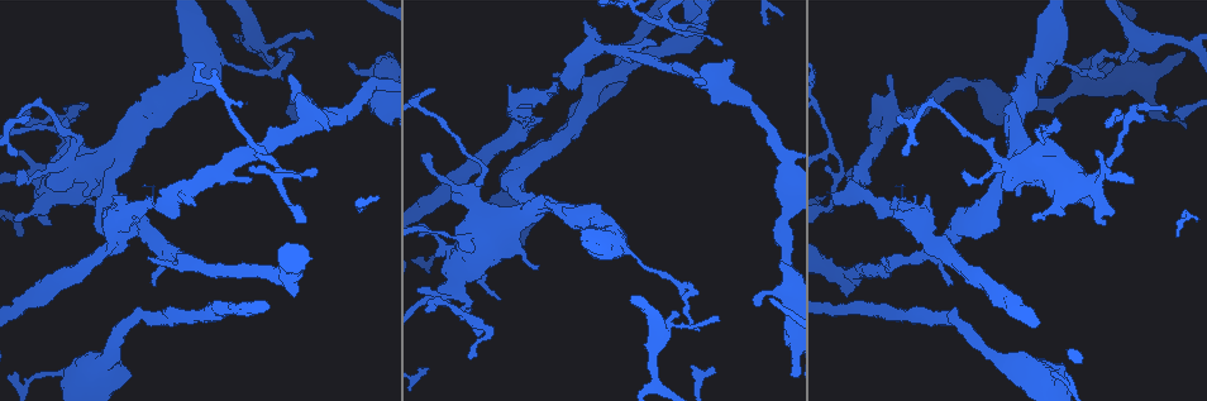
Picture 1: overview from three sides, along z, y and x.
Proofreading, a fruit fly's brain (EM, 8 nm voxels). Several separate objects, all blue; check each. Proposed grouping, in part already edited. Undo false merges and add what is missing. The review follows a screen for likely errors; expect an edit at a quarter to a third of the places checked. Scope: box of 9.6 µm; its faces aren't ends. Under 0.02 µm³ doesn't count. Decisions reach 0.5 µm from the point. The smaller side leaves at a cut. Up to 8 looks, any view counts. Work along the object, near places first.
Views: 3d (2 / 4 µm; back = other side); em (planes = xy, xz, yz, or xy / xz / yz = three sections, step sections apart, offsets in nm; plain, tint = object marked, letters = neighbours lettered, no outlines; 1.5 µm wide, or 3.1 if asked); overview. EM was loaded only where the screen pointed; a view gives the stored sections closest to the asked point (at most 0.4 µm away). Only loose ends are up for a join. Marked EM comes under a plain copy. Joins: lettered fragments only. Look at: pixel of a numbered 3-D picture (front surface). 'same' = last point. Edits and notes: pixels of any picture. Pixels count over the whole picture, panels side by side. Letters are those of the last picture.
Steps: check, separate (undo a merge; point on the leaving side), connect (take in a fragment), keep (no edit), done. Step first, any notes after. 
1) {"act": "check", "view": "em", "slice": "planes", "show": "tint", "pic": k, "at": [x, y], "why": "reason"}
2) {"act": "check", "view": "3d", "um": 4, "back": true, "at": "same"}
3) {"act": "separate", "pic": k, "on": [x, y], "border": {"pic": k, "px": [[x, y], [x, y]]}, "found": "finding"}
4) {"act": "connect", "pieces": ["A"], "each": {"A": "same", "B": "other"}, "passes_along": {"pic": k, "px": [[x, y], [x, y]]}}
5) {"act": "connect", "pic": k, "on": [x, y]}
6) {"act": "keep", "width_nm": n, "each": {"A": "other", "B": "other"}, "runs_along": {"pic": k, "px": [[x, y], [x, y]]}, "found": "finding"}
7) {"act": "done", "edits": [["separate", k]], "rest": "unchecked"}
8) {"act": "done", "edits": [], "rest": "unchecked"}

{"act": "check", "view": "3d", "um": 4, "pic": 1, "at": [1067, 63], "why": "thick turns thin"}

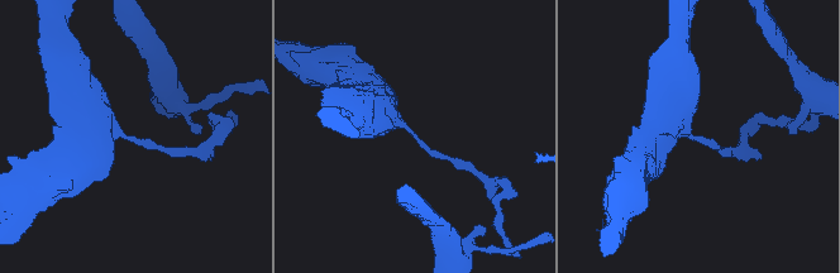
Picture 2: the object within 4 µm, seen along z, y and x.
{"act": "check", "view": "em", "slice": "planes", "show": "letters", "pic": 2, "at": [699, 137], "why": "shape alone is not enough"}

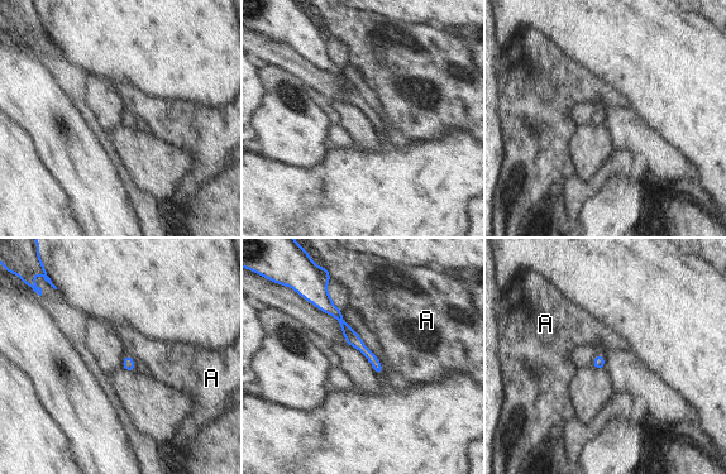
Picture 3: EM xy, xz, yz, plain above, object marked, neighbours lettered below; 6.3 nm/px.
{"act": "keep", "width_nm": 80, "each": {"A": "other"}, "runs_along": {"pic": 3, "px": [[324, 301], [378, 370]]}, "found": "all the same cell"}

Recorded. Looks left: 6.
{"act": "check", "view": "3d", "um": 4, "pic": 1, "at": [948, 284], "why": "free end"}

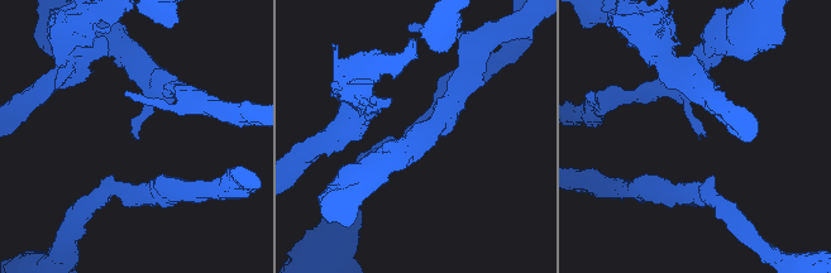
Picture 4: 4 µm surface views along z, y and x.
{"act": "check", "view": "em", "slice": "planes", "show": "letters", "pic": 4, "at": [704, 135], "why": "now the EM"}

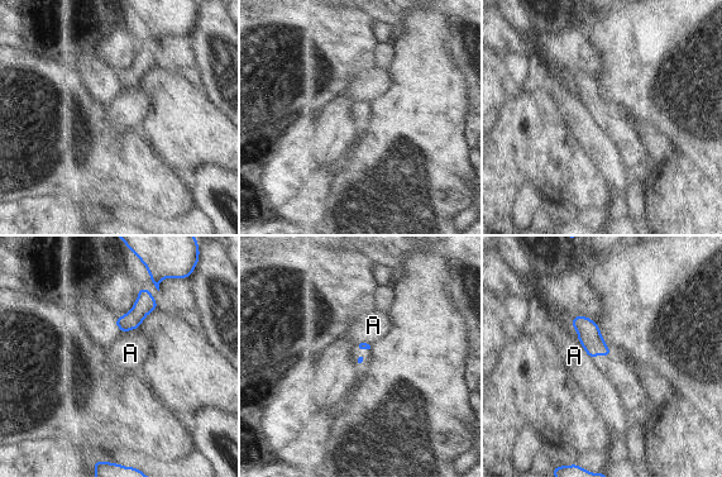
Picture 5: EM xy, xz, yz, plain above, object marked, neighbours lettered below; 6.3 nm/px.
{"act": "keep", "longest_contact_nm": ["A", 140], "each": {"A": "other"}, "found": "no lettered fragment goes on from it"}

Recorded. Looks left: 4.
{"act": "check", "view": "3d", "um": 4, "pic": 1, "at": [50, 225], "why": "an open end"}

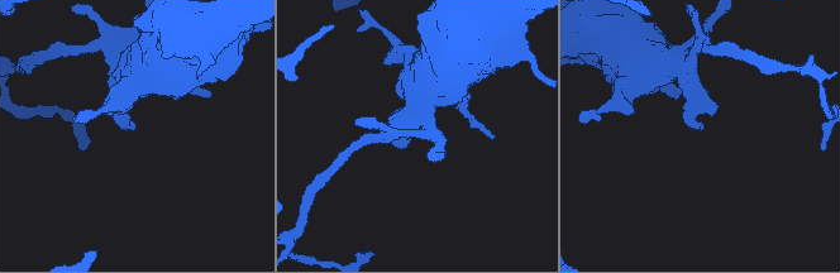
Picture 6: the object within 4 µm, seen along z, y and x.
{"act": "check", "view": "em", "slice": "yz", "step": 4, "show": "tint", "pic": 6, "at": [703, 128], "why": "now the EM"}

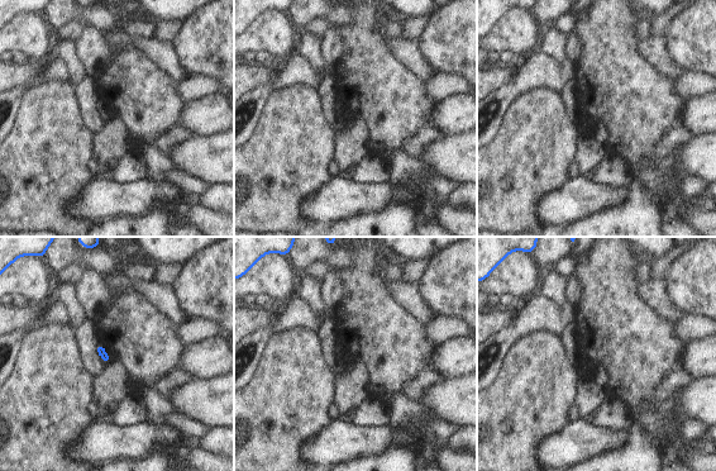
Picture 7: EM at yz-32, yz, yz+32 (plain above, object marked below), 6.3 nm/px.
{"act": "check", "view": "em", "slice": "xy", "step": 4, "show": "letters", "at": "same", "why": "another direction"}

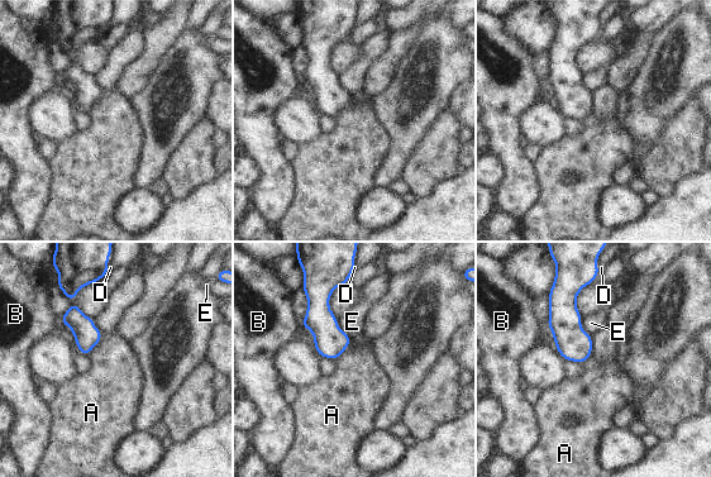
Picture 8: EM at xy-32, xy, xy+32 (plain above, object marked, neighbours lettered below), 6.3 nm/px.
{"act": "keep", "each": {"A": "other", "B": "other", "D": "other", "E": "other"}, "border": {"pic": 8, "px": [[337, 318], [337, 324], [351, 338]]}, "found": "no lettered fragment goes on from it"}

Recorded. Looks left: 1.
{"act": "done", "edits": [], "rest": "unchecked"}

